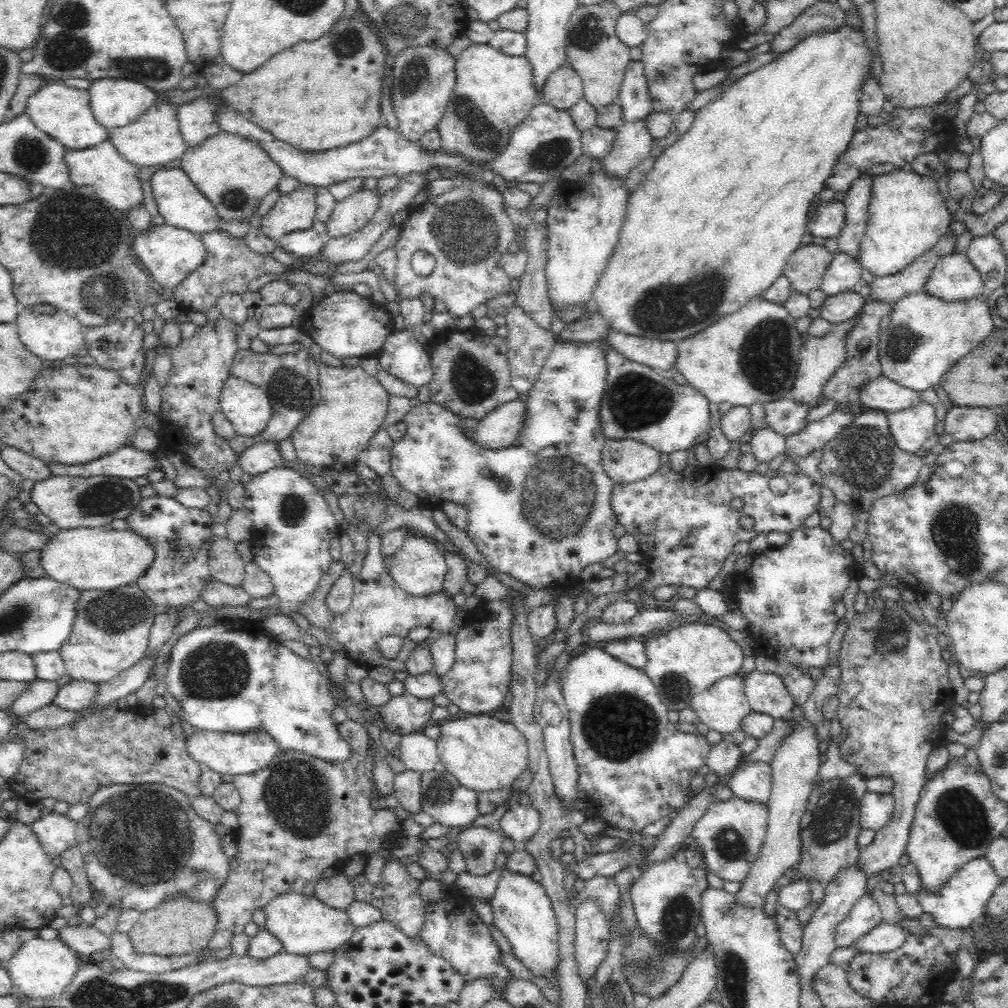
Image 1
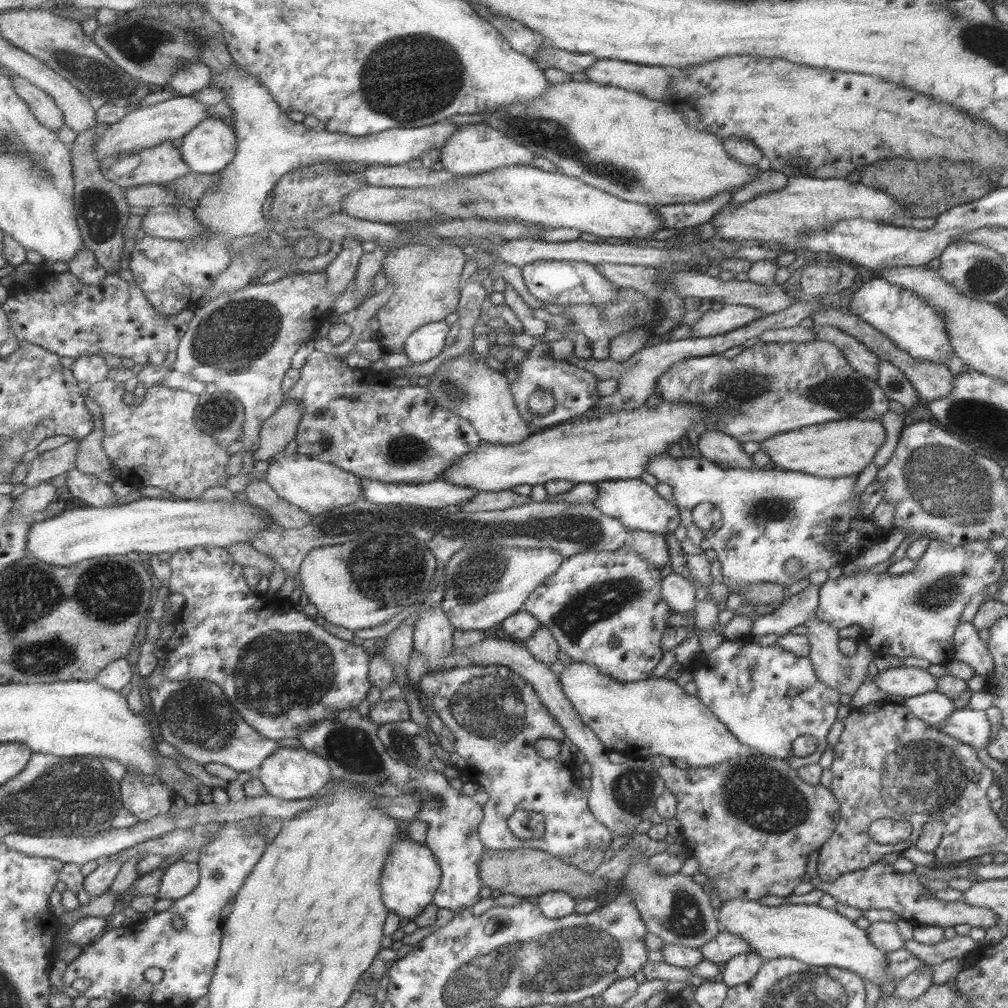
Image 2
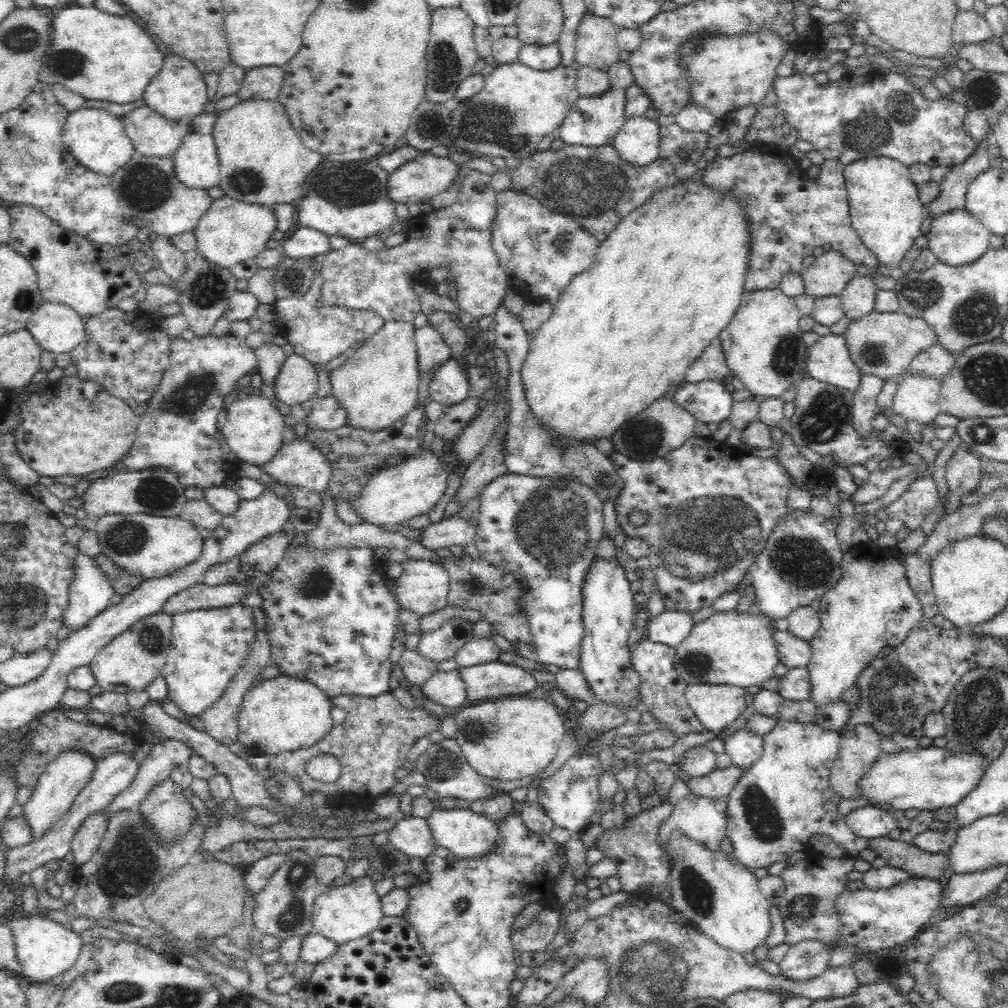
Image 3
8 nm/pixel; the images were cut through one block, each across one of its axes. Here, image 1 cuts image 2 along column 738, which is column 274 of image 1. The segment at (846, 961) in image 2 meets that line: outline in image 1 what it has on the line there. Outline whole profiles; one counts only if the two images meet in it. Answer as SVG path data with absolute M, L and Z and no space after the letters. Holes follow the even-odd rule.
M281 895L272 900L264 912L264 928L282 943L282 949L292 954L308 956L315 952L333 951L348 942L355 931L347 911L330 908L315 896Z

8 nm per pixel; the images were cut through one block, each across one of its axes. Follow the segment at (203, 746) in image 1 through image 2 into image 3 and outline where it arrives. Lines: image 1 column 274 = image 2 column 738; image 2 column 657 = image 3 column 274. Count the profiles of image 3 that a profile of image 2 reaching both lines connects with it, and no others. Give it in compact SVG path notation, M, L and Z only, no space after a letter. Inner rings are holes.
M282 673L270 680L262 680L246 692L239 706L238 745L245 749L252 761L285 751L310 748L324 738L334 725L330 708L330 697L316 684L284 676Z

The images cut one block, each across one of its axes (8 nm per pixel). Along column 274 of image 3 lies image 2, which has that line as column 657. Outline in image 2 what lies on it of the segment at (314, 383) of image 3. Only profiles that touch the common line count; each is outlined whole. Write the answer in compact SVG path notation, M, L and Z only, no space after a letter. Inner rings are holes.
M817 340L806 342L806 343L775 343L775 342L756 342L749 348L744 348L742 351L732 357L725 358L720 354L714 354L711 356L696 356L691 358L682 358L677 362L674 362L669 368L666 368L661 376L657 377L654 392L657 392L660 400L665 402L688 402L689 404L696 404L701 409L705 409L709 415L711 415L711 421L705 420L704 424L708 425L710 431L719 431L729 436L732 436L735 440L740 443L752 440L753 442L759 442L761 439L769 438L774 434L780 432L787 432L795 430L796 428L808 427L812 424L823 424L829 421L839 421L844 419L856 419L856 420L867 420L867 419L881 419L883 415L888 411L887 402L889 399L885 396L885 393L879 388L879 385L875 380L869 380L864 376L861 376L858 372L855 372L843 353L834 344L826 340Z

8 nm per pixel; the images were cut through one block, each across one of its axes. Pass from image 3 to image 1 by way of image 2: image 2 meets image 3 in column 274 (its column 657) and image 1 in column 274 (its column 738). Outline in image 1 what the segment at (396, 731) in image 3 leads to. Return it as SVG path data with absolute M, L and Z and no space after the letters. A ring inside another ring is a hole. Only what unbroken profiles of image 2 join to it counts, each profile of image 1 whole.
M346 719L337 724L340 736L352 746L352 760L344 763L326 762L324 759L312 758L308 754L281 750L267 768L252 774L236 775L233 785L238 789L241 803L236 810L238 828L233 833L237 841L238 852L229 859L229 873L212 902L216 911L216 931L230 931L238 934L244 931L247 922L252 921L252 914L258 908L266 907L272 900L289 893L315 896L315 886L322 879L322 872L335 864L347 864L354 855L364 855L368 860L376 853L382 853L384 906L381 916L394 927L400 929L410 938L420 936L427 919L428 903L419 893L422 880L412 877L406 870L406 864L399 861L391 851L390 842L394 844L403 832L402 822L392 808L372 808L372 800L378 800L381 792L375 790L376 784L366 775L366 760L369 742L367 726L361 722Z

